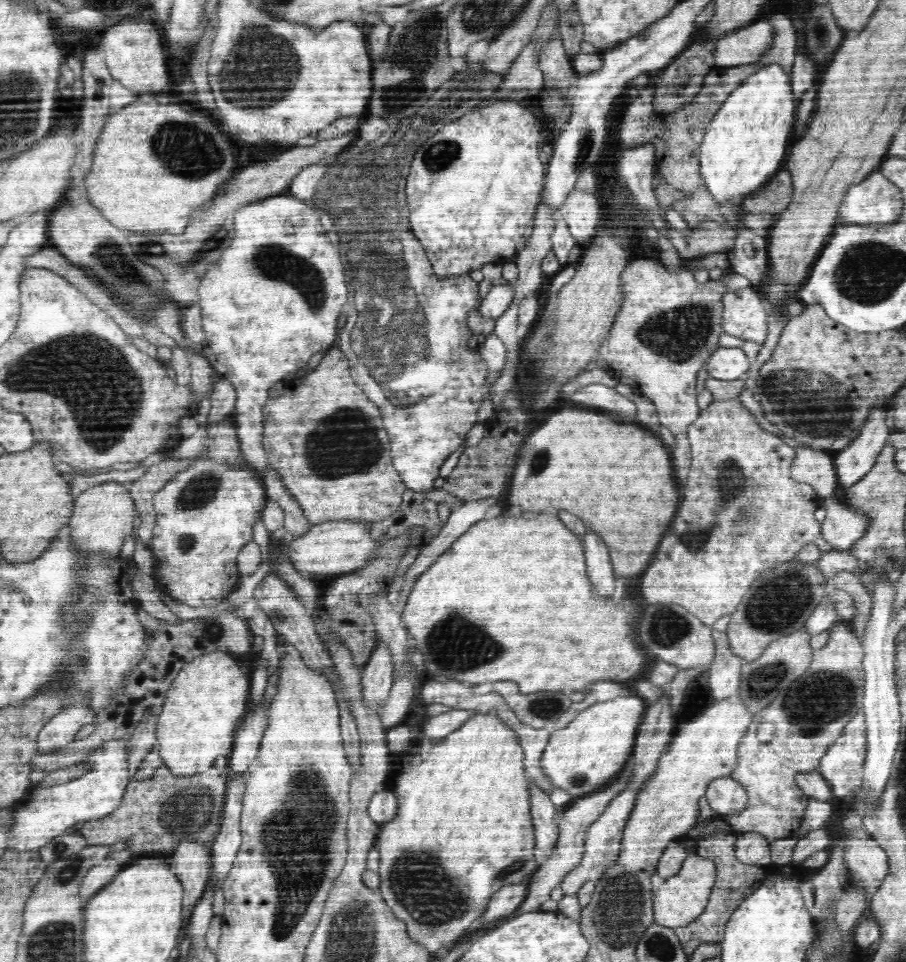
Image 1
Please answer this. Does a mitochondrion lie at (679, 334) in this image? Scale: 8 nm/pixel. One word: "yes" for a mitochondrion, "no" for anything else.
yes

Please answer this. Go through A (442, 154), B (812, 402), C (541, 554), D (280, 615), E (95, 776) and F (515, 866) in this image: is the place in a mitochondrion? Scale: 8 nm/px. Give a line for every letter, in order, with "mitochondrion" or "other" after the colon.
A: mitochondrion
B: mitochondrion
C: other
D: mitochondrion
E: other
F: mitochondrion

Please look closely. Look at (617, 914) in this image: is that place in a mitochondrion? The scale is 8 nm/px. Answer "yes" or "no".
yes

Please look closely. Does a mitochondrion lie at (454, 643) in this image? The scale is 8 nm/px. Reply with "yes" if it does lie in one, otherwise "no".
yes

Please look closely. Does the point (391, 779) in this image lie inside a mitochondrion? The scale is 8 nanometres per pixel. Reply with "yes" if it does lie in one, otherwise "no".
no

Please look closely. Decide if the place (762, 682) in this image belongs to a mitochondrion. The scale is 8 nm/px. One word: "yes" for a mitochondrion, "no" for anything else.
yes

